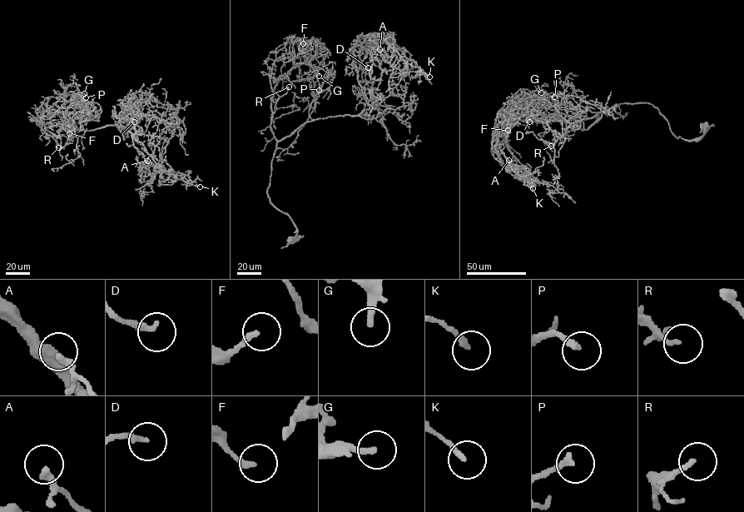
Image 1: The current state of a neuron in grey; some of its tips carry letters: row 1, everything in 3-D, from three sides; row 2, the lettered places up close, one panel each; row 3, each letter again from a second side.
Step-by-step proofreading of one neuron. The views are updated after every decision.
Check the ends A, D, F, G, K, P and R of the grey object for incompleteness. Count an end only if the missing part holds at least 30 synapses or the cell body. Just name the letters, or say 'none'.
P, R

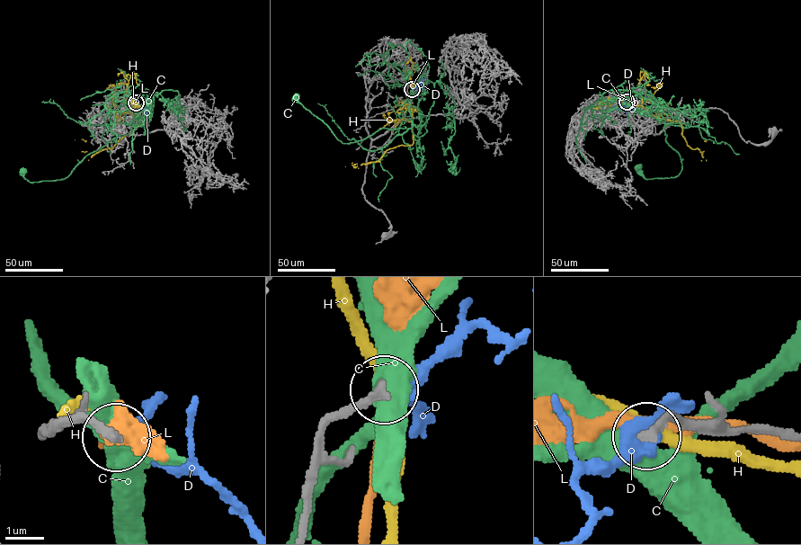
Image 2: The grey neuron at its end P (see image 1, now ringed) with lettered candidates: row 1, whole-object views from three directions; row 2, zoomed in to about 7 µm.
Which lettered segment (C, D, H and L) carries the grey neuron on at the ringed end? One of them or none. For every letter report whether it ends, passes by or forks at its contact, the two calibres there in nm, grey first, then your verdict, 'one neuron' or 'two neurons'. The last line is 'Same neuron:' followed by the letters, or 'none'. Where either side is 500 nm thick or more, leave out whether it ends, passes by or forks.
C: 240 nm thick on the grey side, 600 nm on the other; two neurons
D: it passes by; 240 nm thick on the grey side, 440 nm on the other; one neuron
H: it passes by; 240 nm thick on the grey side, 280 nm on the other; two neurons
L: it passes by; 240 nm thick on the grey side, 220 nm on the other; two neurons
Same neuron: D

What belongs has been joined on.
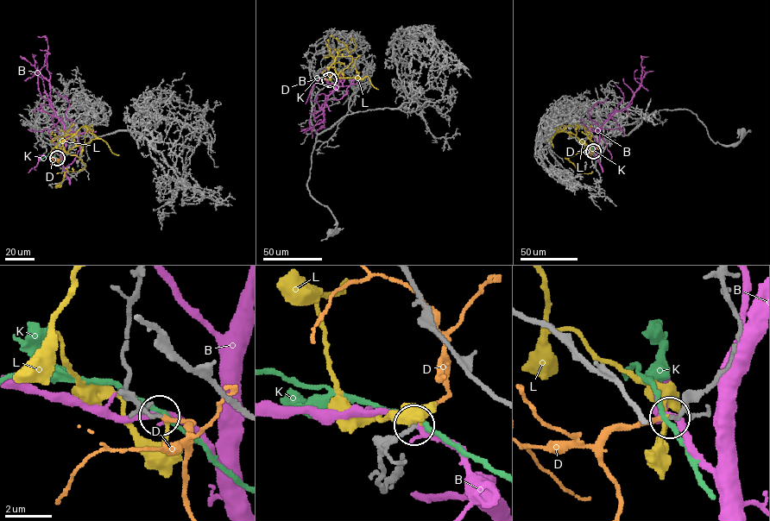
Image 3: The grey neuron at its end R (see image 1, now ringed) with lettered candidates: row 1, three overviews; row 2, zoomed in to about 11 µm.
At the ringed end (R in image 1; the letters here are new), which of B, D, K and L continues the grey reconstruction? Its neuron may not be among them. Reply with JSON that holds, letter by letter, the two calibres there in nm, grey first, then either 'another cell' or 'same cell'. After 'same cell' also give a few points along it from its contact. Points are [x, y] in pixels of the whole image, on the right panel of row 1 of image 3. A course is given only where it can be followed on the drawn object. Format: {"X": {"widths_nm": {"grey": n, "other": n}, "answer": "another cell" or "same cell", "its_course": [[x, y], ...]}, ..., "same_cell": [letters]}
{"B": {"widths_nm": {"grey": 140, "other": 280}, "answer": "another cell"}, "D": {"widths_nm": {"grey": 170, "other": 150}, "answer": "same cell"}, "K": {"widths_nm": {"grey": 160, "other": 200}, "answer": "another cell"}, "L": {"widths_nm": {"grey": 160, "other": 140}, "answer": "another cell"}, "same_cell": ["D"]}

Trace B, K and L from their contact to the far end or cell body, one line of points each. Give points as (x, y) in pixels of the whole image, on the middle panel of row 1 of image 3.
B: (329, 79), (337, 86), (325, 101), (324, 125), (315, 133)
K: (329, 79), (322, 77), (315, 79)
L: (329, 80), (324, 73), (331, 64), (337, 74), (352, 61), (351, 56), (336, 57), (326, 72), (331, 79)

